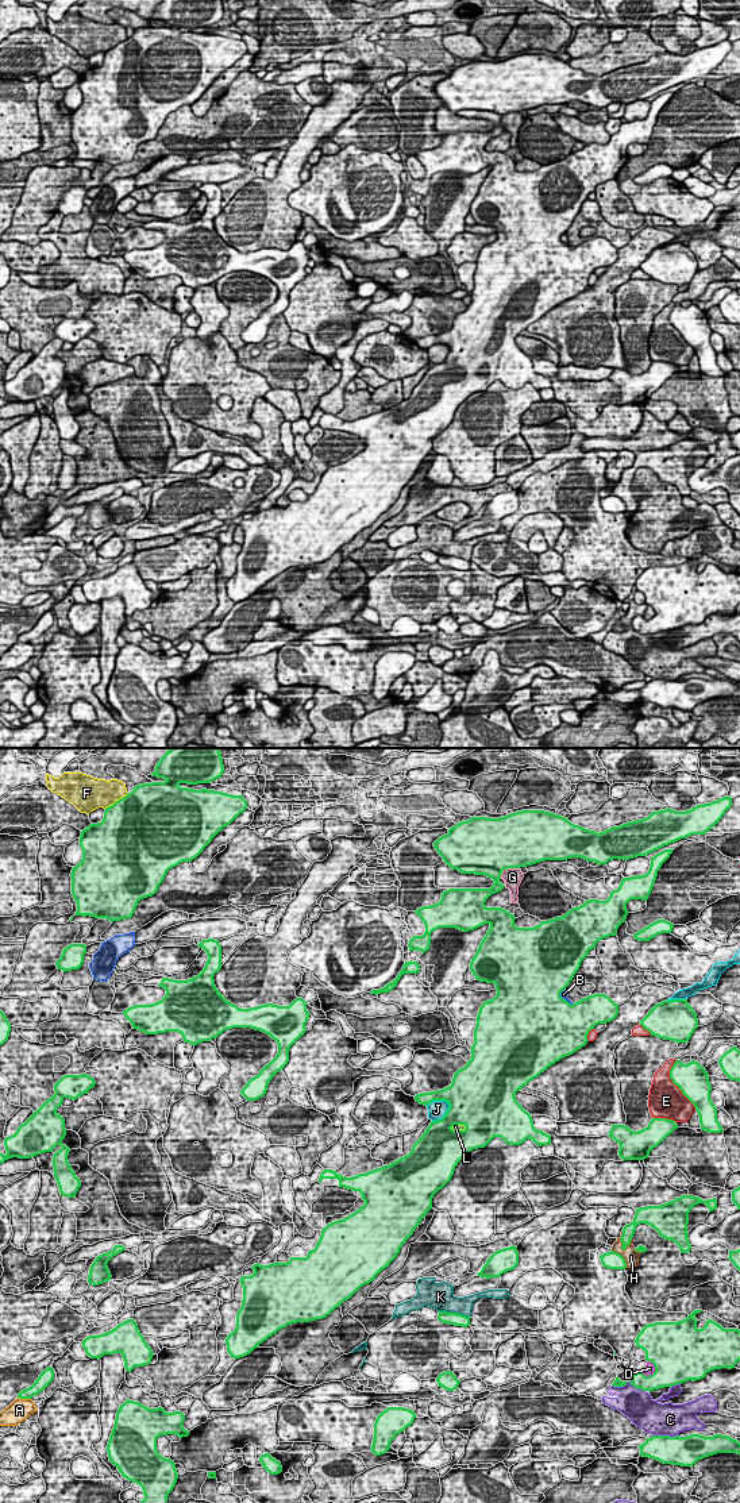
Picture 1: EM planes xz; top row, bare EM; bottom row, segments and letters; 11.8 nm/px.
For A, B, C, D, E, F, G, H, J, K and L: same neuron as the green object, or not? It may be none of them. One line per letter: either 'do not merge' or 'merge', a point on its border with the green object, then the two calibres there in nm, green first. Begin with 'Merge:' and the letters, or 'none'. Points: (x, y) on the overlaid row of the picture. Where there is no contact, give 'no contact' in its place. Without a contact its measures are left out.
Merge: H, L
A: do not merge; meets green in xz at (24, 1398); 140 nm thick on the green side, 260 nm on the other
B: do not merge; meets green in xz at (562, 998); 500 nm thick on the green side, 90 nm on the other
C: do not merge; meets green in xz at (627, 1382); 190 nm thick on the green side, 360 nm on the other
D: do not merge; meets green in xz at (655, 1369); 500 nm thick on the green side, 120 nm on the other
E: do not merge; meets green in xz at (675, 1085); 380 nm thick on the green side, 420 nm on the other
F: do not merge; meets green in xz at (116, 801); 500 nm thick on the green side, 360 nm on the other
G: do not merge; meets green in xz at (507, 868); 500 nm thick on the green side, 220 nm on the other
H: merge; meets green in xz at (620, 1240); 140 nm thick on the green side, 170 nm on the other
J: do not merge; meets green in xz at (444, 1114); 380 nm thick on the green side, 220 nm on the other
K: do not merge; meets green in xz at (454, 1313); 160 nm thick on the green side, 320 nm on the other
L: merge; meets green in xz at (458, 1130); 480 nm thick on the green side, 60 nm on the other

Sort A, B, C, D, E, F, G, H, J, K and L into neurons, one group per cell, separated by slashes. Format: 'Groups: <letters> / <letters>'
Groups: A / B / C / D / E K / F / G / H L / J

